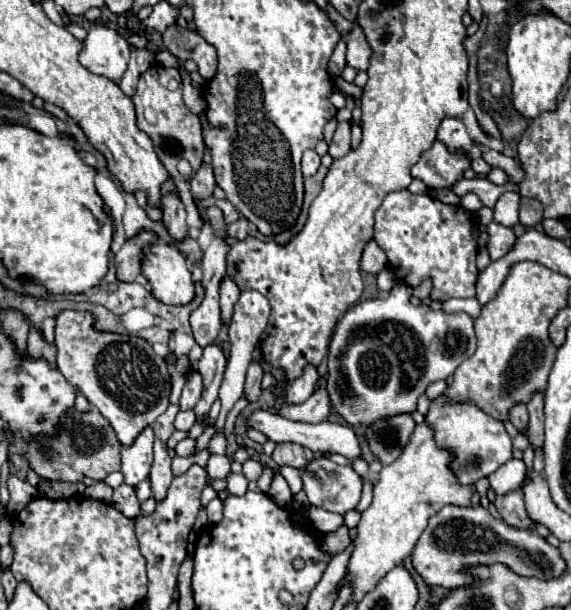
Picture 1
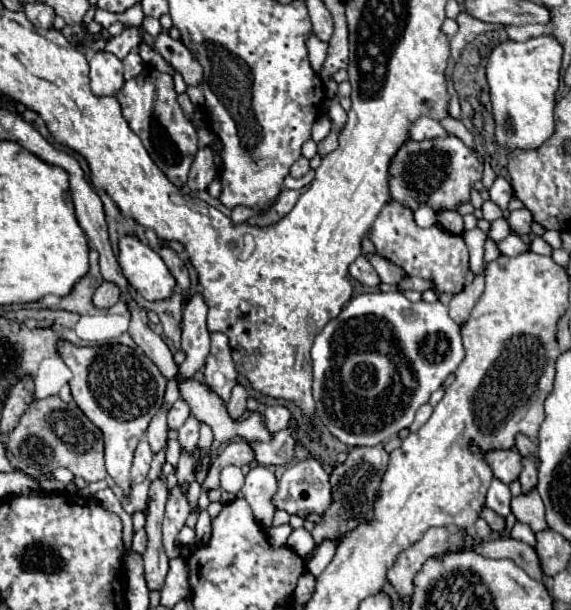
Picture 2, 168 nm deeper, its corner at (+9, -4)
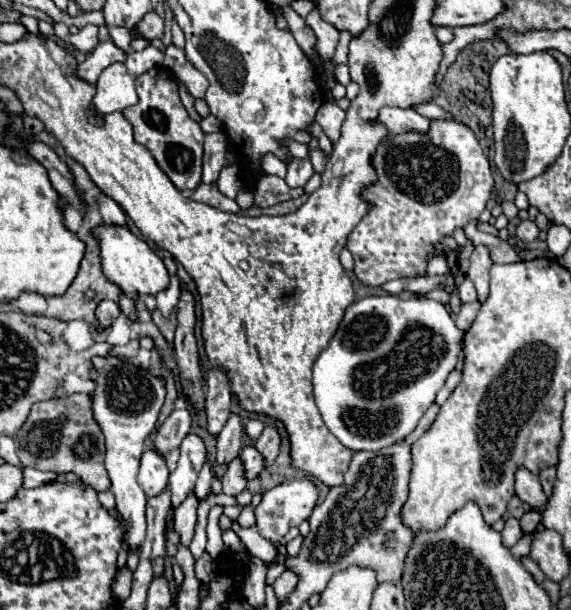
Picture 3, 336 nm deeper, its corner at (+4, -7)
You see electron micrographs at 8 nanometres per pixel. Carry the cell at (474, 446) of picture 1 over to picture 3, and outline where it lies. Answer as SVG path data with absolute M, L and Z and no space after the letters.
M519 468L515 472L515 494L523 502L527 502L529 506L539 508L539 510L543 510L543 506L547 502L547 496L541 490L539 478L533 472L529 472L527 468Z

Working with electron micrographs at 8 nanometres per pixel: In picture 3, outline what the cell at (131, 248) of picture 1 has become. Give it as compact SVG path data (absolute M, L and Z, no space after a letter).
M103 300L99 306L97 306L97 320L99 320L99 326L101 328L107 328L119 314L121 314L121 310L119 310L119 304L117 302L113 302L113 300Z

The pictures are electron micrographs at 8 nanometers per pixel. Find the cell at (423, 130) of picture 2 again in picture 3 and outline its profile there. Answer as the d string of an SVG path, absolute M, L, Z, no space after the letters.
M383 108L379 112L379 120L389 128L391 134L403 134L403 132L427 132L431 126L431 120L417 114L415 110L407 108Z

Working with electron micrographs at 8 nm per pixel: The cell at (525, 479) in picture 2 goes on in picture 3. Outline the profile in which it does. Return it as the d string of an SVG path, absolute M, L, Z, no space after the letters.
M531 508L531 510L525 512L525 516L521 518L521 528L523 528L523 532L533 532L539 522L541 522L541 512L539 512L539 508Z

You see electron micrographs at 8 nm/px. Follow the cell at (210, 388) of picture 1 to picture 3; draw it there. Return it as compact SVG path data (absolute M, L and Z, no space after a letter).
M187 434L179 448L181 448L181 458L177 462L177 468L169 476L173 508L177 508L185 500L189 490L193 490L197 474L199 474L205 458L207 458L205 444L197 434Z

